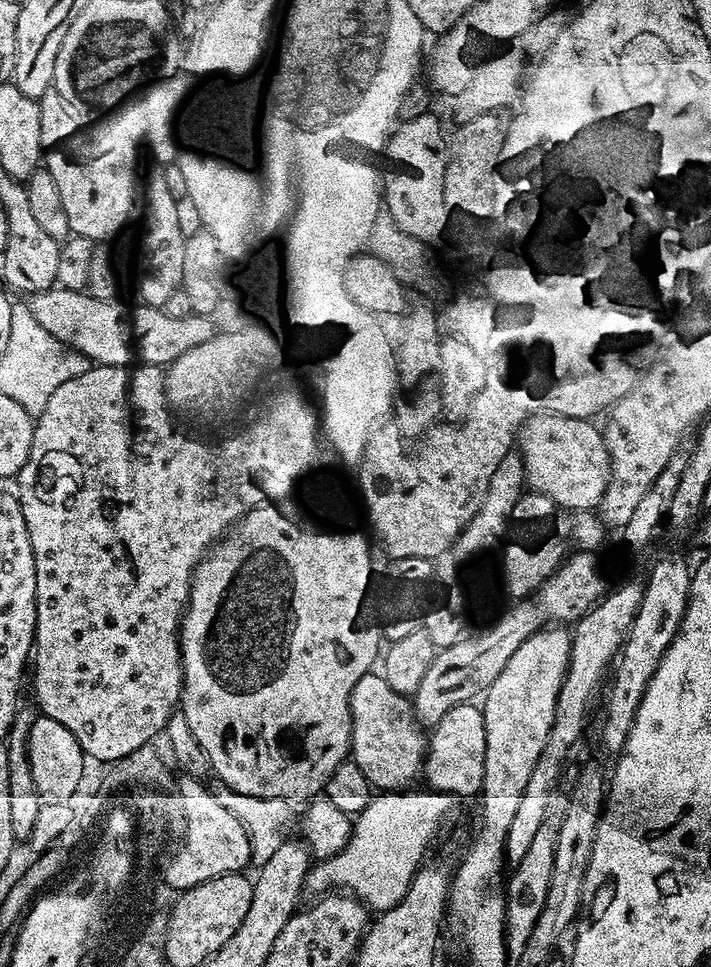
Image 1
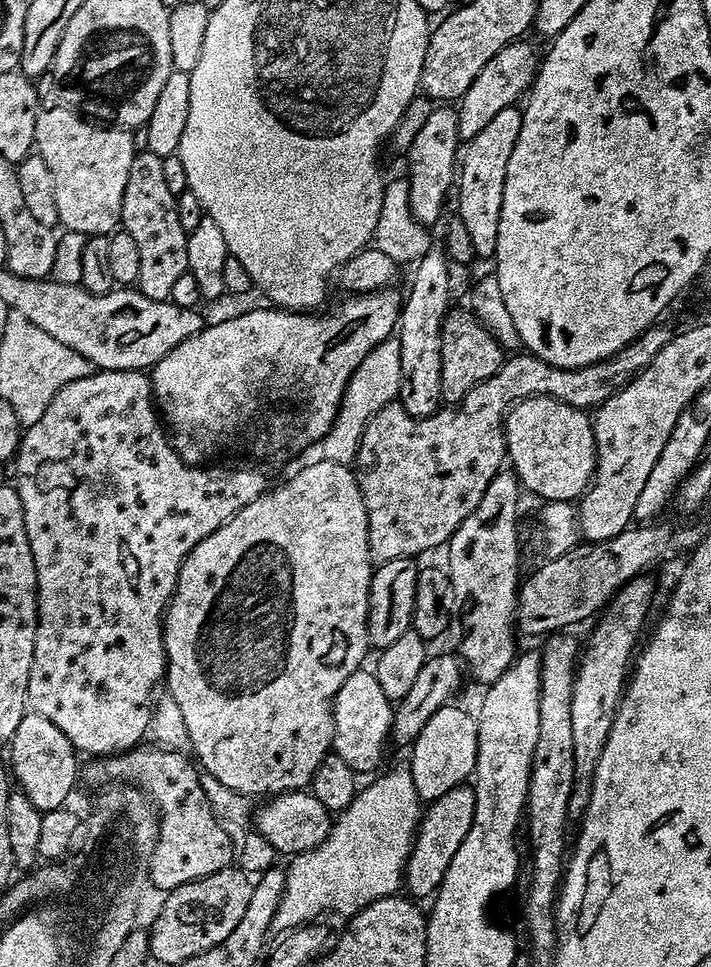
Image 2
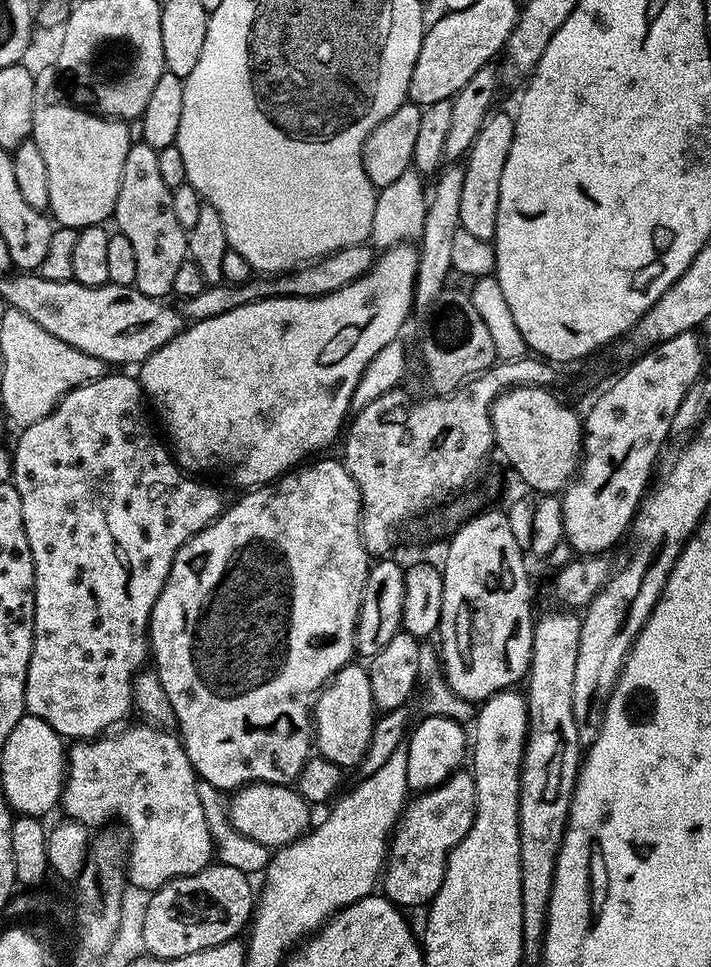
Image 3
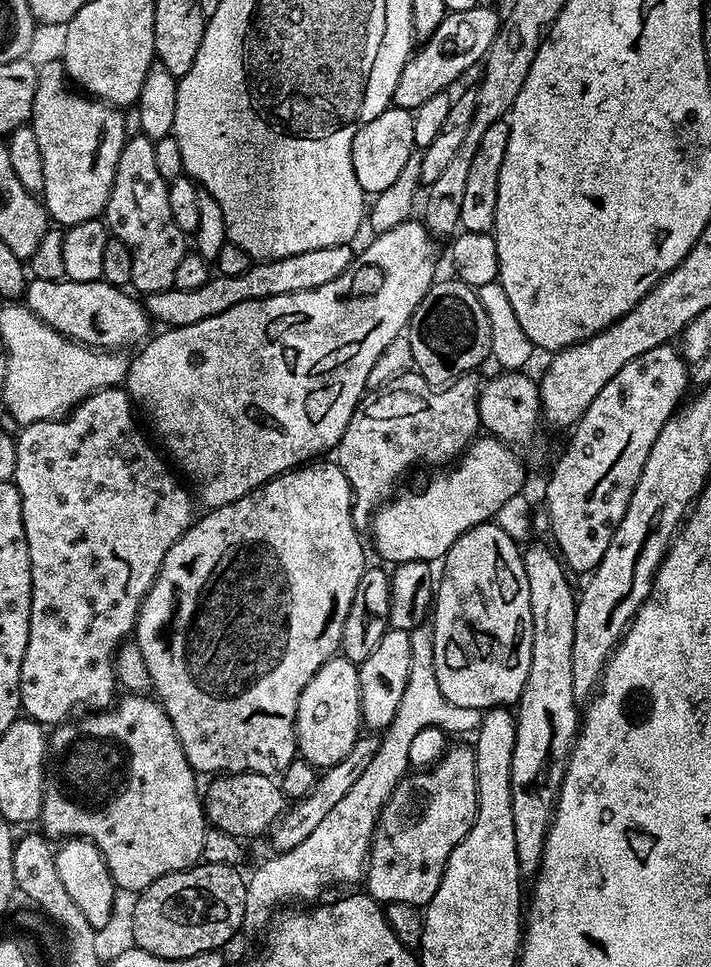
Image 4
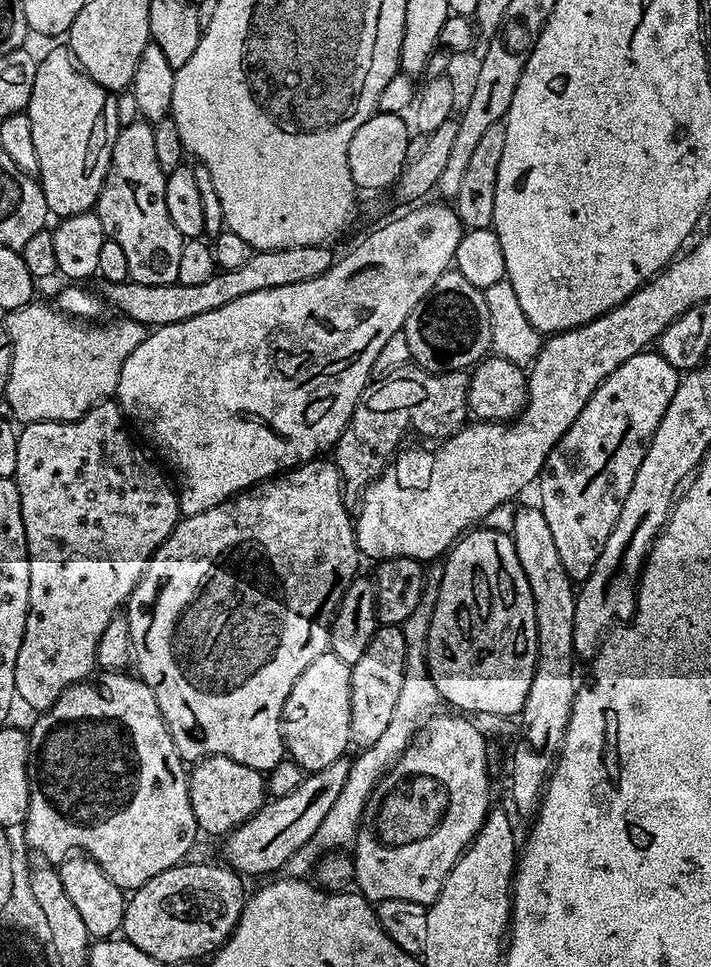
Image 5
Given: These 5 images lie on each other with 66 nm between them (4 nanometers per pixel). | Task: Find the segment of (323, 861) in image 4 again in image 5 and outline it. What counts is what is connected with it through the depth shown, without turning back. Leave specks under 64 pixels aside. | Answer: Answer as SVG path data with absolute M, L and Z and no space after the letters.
M440 562L433 563L427 569L422 598L418 598L418 606L415 607L414 614L410 614L410 618L406 618L406 622L402 626L406 638L406 662L402 666L402 687L396 705L394 705L394 714L390 717L388 732L381 734L378 737L378 742L357 751L358 754L354 756L350 766L350 774L346 774L346 786L342 786L342 791L339 792L334 806L330 806L326 818L322 818L322 826L318 826L318 830L312 835L310 842L298 849L288 860L286 868L287 871L292 871L289 873L293 877L307 877L316 867L318 858L324 856L329 850L343 849L340 848L343 844L351 845L355 841L364 807L374 786L392 767L392 763L416 739L417 732L441 711L442 701L438 694L438 686L434 686L434 678L430 678L428 669L428 635L430 634L430 622L434 622L434 606L438 602L438 590L443 573L444 565Z

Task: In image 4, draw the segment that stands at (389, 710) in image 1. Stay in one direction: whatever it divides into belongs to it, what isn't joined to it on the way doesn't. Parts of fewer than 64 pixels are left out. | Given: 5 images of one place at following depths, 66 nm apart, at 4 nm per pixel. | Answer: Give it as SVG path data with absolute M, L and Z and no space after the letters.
M342 654L327 660L324 665L306 682L296 707L296 746L301 757L304 757L317 770L323 770L342 762L350 750L354 750L357 740L362 735L360 718L360 670Z

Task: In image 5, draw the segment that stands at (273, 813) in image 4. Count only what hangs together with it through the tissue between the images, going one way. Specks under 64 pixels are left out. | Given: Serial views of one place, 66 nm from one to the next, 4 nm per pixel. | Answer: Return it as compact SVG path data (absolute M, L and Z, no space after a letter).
M204 756L191 765L188 793L197 829L205 837L223 838L266 803L266 776L250 766L242 766L242 762L234 762L234 758Z

